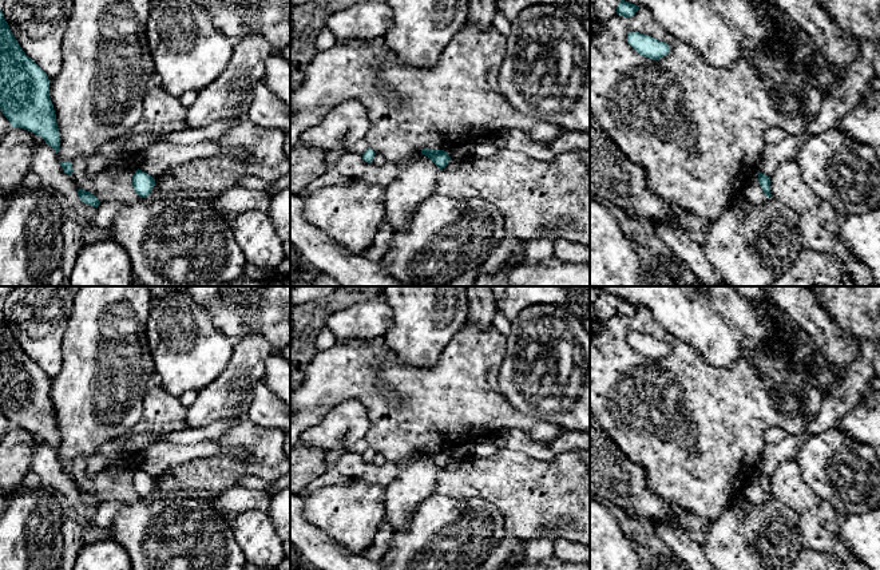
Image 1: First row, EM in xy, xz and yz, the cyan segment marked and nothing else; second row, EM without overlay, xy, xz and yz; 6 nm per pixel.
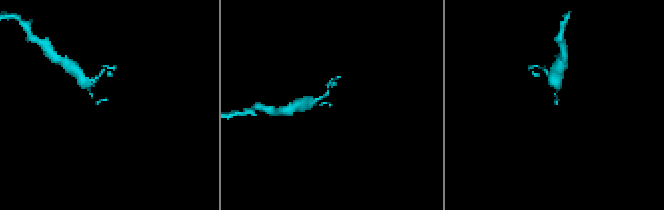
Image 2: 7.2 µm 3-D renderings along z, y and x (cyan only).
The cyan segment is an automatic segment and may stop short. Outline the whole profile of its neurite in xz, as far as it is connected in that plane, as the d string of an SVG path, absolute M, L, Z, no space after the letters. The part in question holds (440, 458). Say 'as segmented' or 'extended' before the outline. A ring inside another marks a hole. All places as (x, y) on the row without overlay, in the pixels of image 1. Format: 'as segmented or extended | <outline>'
as segmented | M423 448L421 454L428 456L440 470L445 468L451 456L444 450Z

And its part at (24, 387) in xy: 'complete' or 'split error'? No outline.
complete

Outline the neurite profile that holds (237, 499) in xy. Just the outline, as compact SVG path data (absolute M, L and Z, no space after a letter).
M242 486L230 487L217 495L202 490L173 490L163 491L152 487L146 500L164 498L195 498L207 502L211 507L223 515L235 516L243 511L261 510L267 511L271 494L263 490L251 490Z

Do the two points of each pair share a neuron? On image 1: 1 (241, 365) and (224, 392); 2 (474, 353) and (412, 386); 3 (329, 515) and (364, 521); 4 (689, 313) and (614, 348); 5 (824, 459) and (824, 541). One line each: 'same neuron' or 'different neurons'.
1: same neuron
2: same neuron
3: same neuron
4: different neurons
5: different neurons

